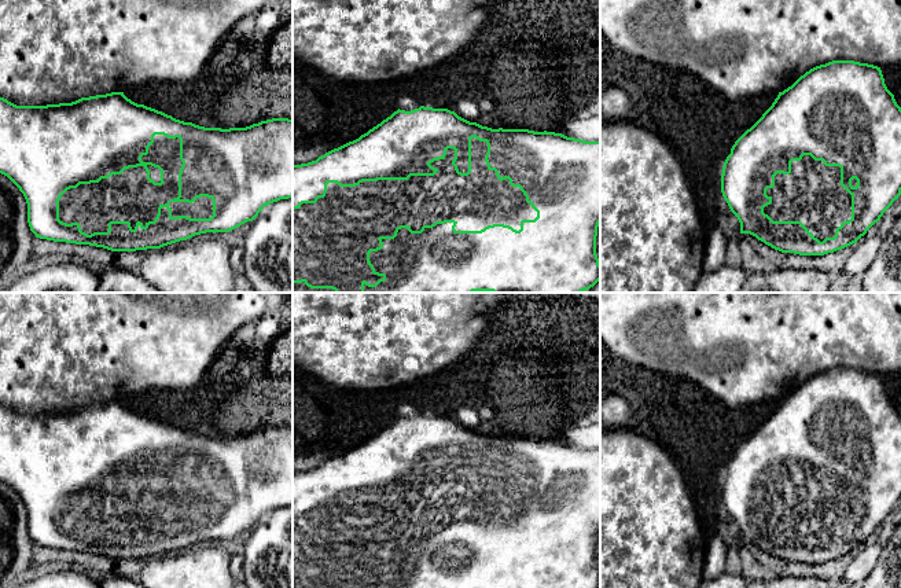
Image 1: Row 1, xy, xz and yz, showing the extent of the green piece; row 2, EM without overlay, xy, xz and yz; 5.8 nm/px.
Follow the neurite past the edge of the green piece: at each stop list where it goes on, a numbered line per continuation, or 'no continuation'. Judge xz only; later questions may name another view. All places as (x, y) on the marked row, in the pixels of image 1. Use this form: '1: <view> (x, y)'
1: xz (331, 238)

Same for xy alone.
1: xy (129, 197)
2: xy (202, 208)

